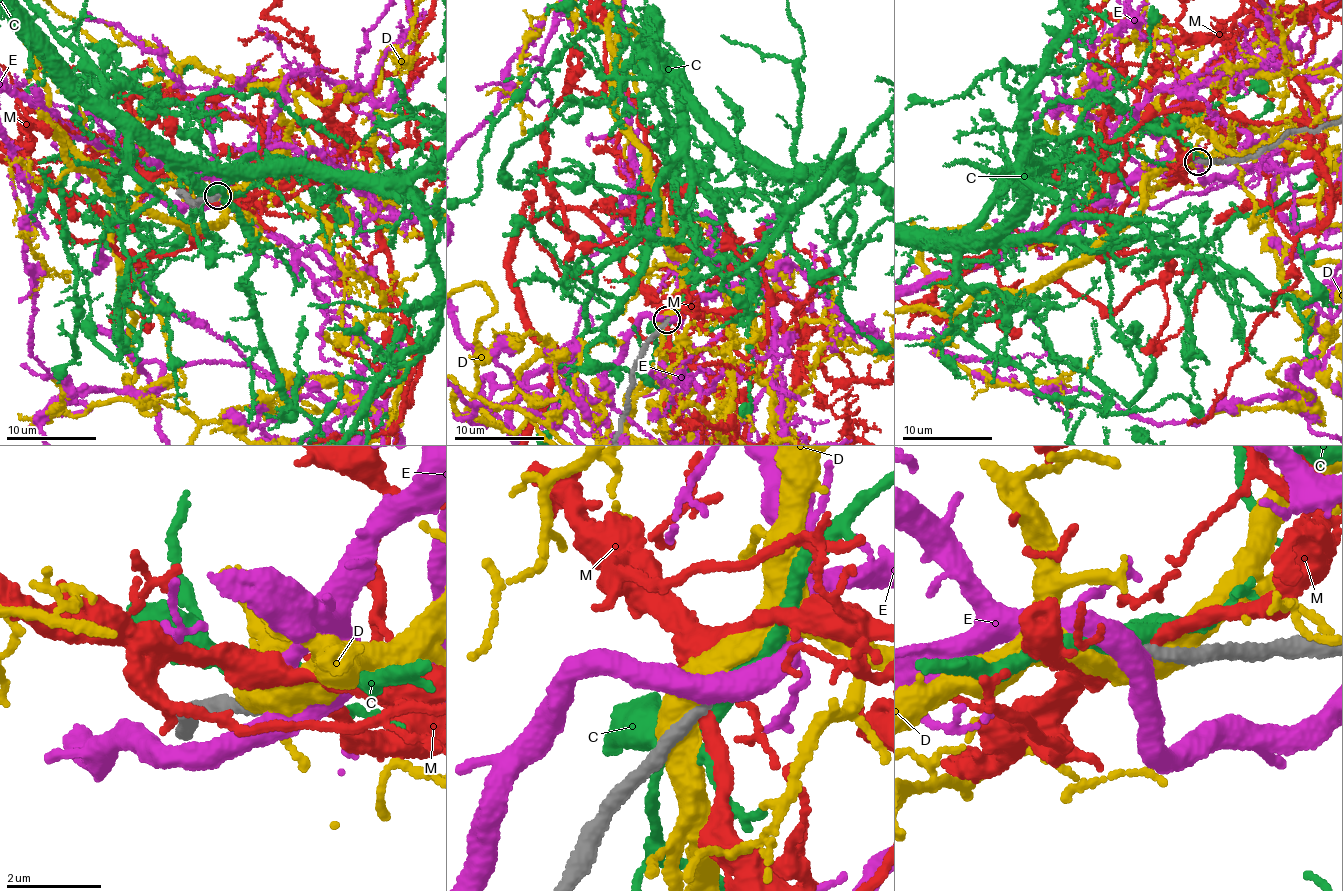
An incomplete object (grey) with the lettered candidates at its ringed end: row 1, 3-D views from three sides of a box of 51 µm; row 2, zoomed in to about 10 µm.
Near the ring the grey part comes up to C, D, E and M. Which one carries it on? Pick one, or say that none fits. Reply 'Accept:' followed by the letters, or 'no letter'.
Accept: E

